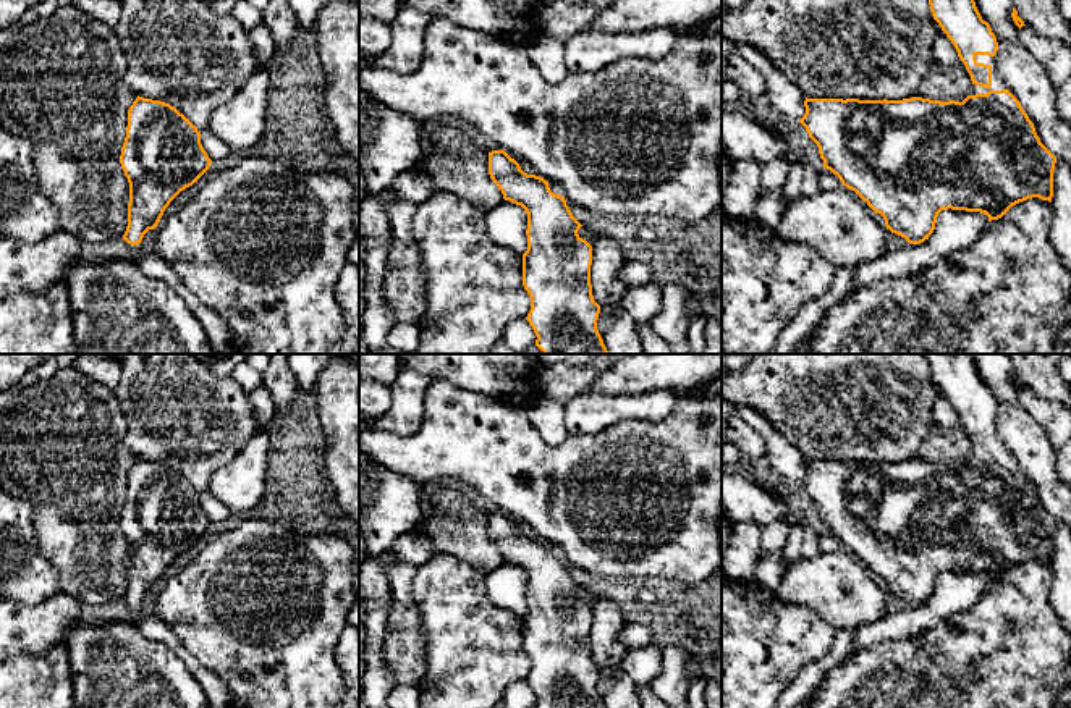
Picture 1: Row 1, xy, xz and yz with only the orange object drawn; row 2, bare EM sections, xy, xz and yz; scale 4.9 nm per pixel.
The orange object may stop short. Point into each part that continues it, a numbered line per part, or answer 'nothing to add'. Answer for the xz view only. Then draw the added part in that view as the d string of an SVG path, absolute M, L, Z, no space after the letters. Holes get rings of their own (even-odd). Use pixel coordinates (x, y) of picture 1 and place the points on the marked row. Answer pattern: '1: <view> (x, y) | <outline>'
nothing to add

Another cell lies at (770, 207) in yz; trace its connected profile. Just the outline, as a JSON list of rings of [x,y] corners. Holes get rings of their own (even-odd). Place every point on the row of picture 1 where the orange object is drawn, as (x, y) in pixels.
[[[783,189],[760,194],[759,202],[756,205],[754,220],[759,223],[775,230],[781,221],[785,213],[785,192]]]

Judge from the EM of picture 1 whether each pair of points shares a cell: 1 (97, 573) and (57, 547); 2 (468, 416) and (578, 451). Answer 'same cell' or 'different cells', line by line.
1: same cell
2: same cell

